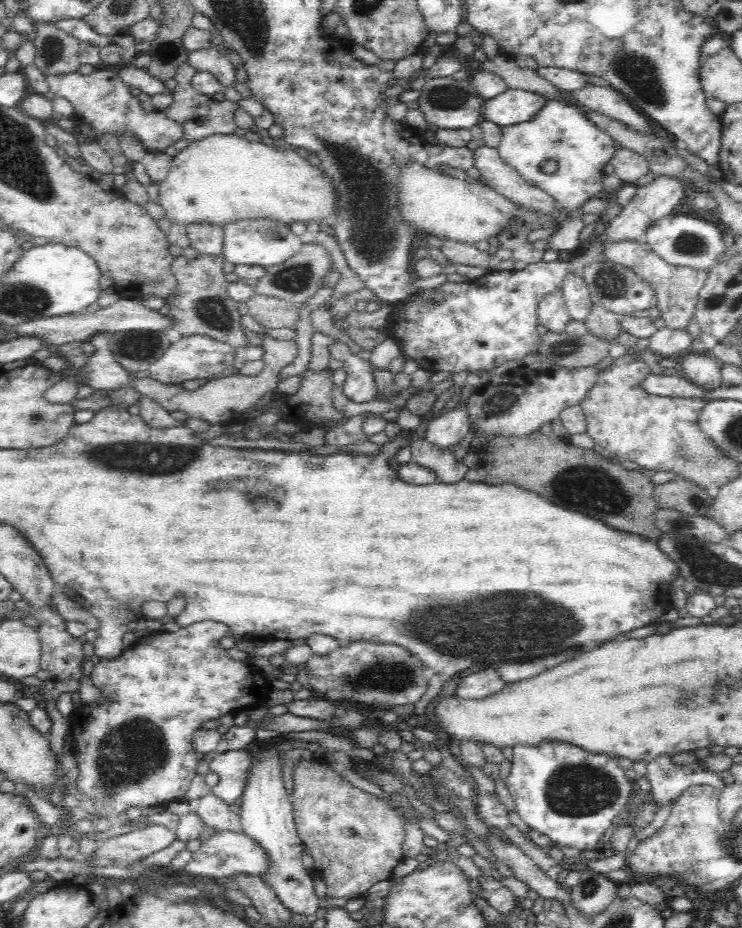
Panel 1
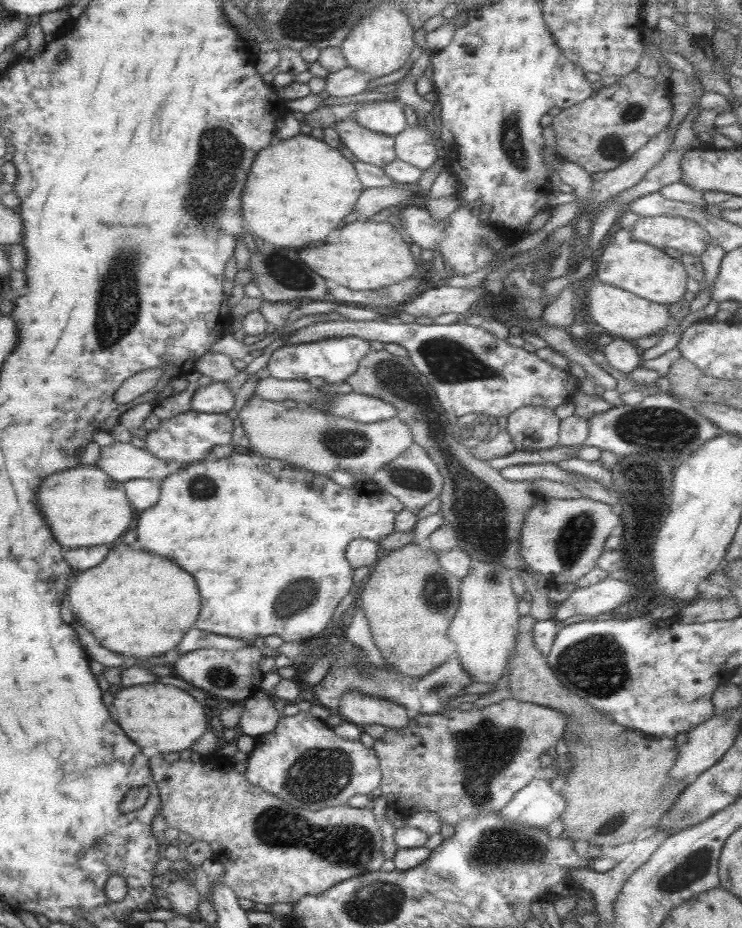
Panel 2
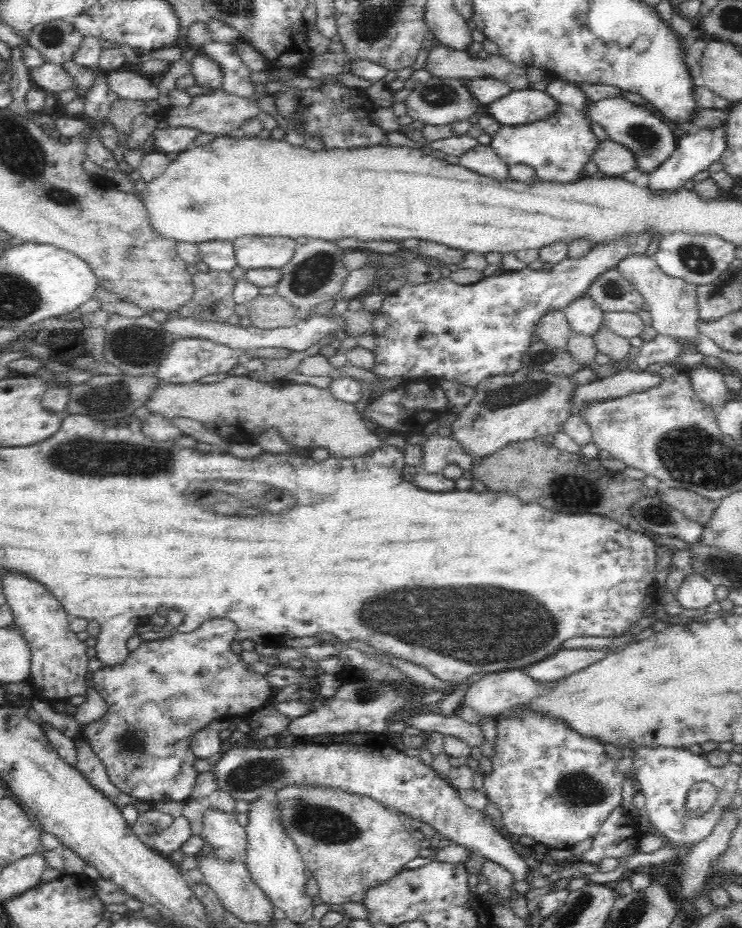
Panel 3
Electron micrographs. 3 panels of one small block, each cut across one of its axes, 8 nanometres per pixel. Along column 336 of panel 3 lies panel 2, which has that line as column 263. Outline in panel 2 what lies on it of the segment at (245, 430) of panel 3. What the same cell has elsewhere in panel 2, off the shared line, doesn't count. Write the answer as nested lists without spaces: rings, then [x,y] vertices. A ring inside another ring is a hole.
[[[254,396],[245,402],[239,413],[241,426],[250,441],[249,452],[268,459],[280,460],[294,468],[300,468],[315,475],[328,476],[328,478],[336,470],[345,470],[353,476],[364,474],[368,477],[367,481],[371,481],[380,468],[396,460],[397,456],[413,444],[410,428],[397,417],[373,424],[358,424],[354,420],[332,417],[320,410],[303,405],[289,410],[280,402],[262,400]]]

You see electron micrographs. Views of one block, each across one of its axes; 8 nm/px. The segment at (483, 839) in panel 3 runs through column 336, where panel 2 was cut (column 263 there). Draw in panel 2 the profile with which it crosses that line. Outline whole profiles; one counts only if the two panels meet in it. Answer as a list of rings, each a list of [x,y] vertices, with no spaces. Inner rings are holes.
[[[308,711],[282,716],[272,732],[255,739],[254,750],[247,754],[247,781],[292,806],[317,811],[346,804],[356,794],[371,797],[372,790],[380,786],[381,770],[375,750],[364,747],[360,740],[339,737],[325,721]]]

